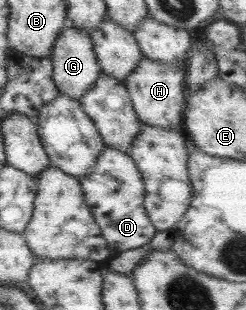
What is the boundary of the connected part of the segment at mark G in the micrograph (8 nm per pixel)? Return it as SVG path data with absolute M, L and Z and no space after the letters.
M67 23L56 38L51 51L53 65L52 79L59 93L63 93L72 99L79 100L94 85L101 76L101 69L94 53L94 44L89 32L84 29L76 29L73 24Z

